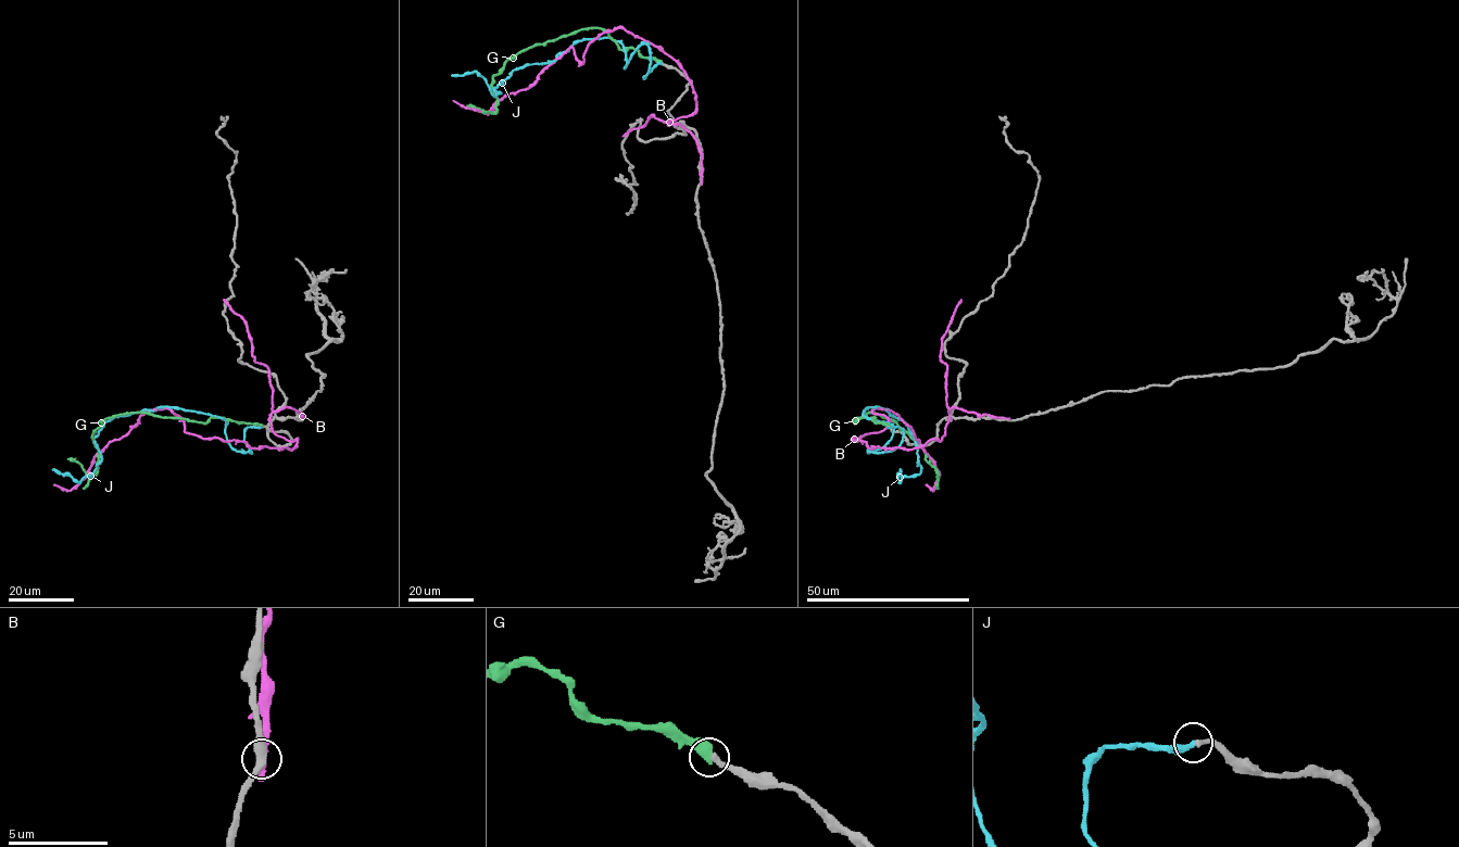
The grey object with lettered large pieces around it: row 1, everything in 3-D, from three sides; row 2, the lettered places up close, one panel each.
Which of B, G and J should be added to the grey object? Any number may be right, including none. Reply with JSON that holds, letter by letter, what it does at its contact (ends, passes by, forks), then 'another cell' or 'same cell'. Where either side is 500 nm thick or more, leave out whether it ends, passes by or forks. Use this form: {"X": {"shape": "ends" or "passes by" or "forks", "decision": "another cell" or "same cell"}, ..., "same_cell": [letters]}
{"B": {"shape": "ends", "decision": "another cell"}, "G": {"decision": "another cell"}, "J": {"shape": "ends", "decision": "another cell"}, "same_cell": []}

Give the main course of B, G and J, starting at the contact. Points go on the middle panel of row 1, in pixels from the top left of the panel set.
B: (701, 181), (696, 139), (669, 123), (695, 111), (691, 81), (623, 28), (487, 113), (453, 101)
G: (661, 63), (632, 48), (621, 50), (605, 30), (587, 27), (508, 60), (493, 77), (493, 113), (467, 105)
J: (661, 63), (643, 77), (645, 43), (625, 67), (603, 37), (516, 67), (495, 96), (451, 75)

